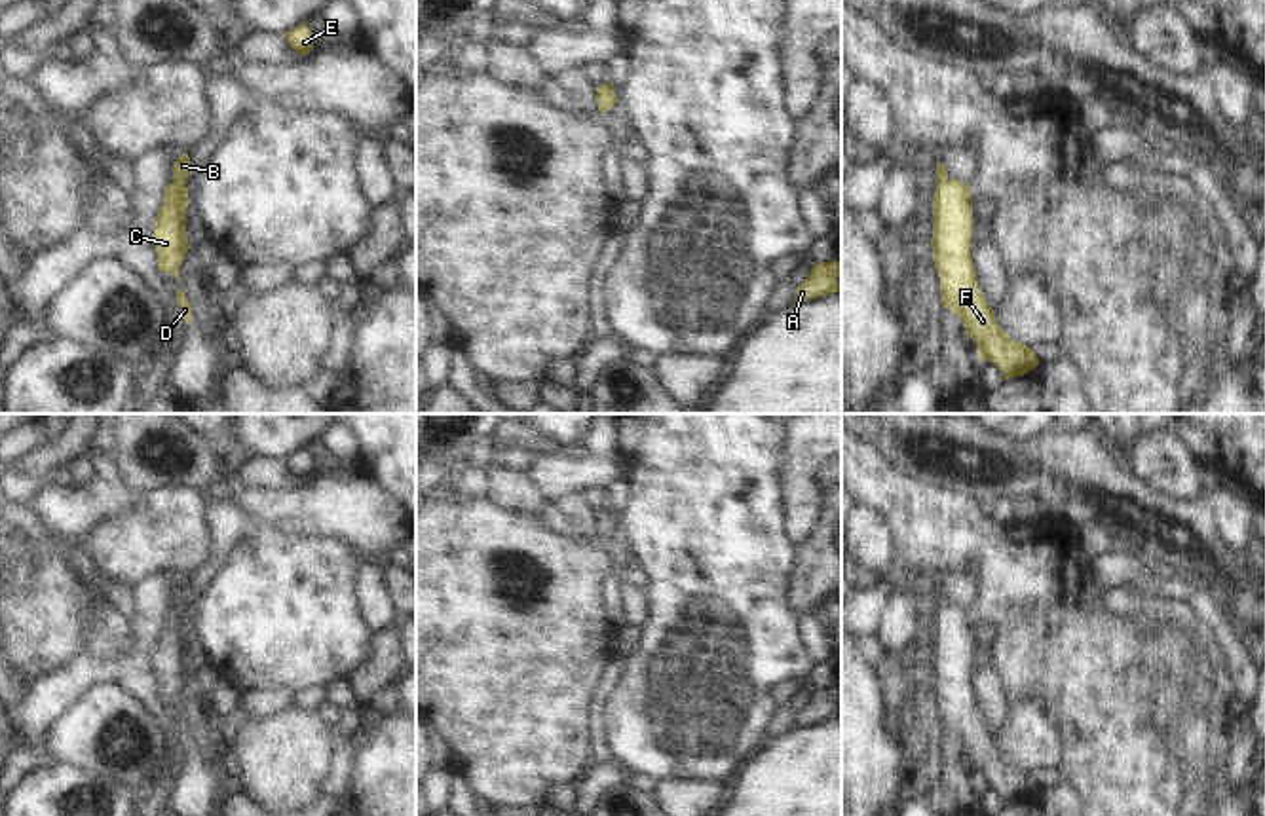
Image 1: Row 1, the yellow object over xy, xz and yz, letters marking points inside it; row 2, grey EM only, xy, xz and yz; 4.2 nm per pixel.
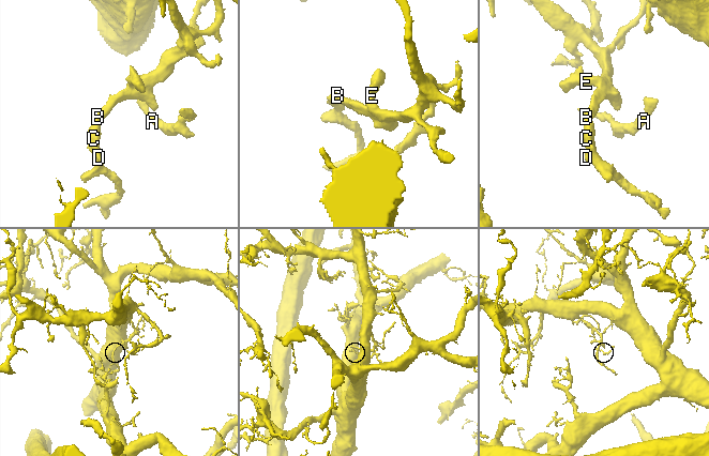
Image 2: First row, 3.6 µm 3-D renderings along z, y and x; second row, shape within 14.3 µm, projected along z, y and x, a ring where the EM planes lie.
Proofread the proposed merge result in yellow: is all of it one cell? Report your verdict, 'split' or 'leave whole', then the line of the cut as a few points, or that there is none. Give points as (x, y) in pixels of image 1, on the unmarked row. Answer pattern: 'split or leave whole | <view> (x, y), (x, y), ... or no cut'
leave whole | no cut

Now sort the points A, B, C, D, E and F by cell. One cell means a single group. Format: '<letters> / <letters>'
A B C D E F

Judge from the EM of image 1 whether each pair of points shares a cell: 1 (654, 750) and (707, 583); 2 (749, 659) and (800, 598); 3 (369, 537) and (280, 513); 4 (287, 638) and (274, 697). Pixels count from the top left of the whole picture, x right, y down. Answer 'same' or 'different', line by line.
1: same
2: different
3: same
4: different

